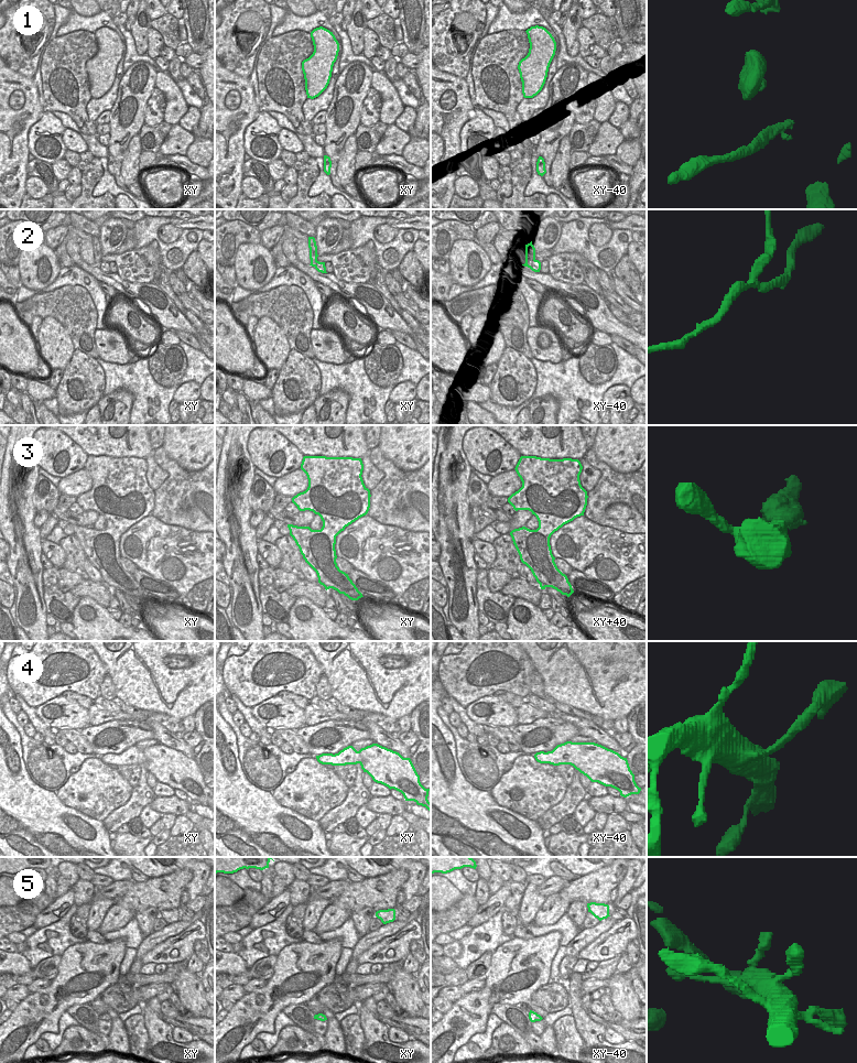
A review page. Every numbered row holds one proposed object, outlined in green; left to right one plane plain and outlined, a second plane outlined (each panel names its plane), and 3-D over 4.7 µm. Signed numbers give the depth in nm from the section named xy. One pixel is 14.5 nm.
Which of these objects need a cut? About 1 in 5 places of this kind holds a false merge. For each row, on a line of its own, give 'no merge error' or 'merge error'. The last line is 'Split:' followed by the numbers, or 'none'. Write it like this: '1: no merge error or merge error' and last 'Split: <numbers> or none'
1: no merge error
2: merge error
3: no merge error
4: no merge error
5: no merge error
Split: 2

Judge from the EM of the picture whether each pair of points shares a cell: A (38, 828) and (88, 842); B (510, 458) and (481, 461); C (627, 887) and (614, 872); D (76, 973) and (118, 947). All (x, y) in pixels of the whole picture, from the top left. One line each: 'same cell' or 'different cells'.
A: same cell
B: same cell
C: different cells
D: same cell

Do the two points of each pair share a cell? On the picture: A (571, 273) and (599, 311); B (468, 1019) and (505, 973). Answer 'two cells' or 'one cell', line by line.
A: two cells
B: one cell

